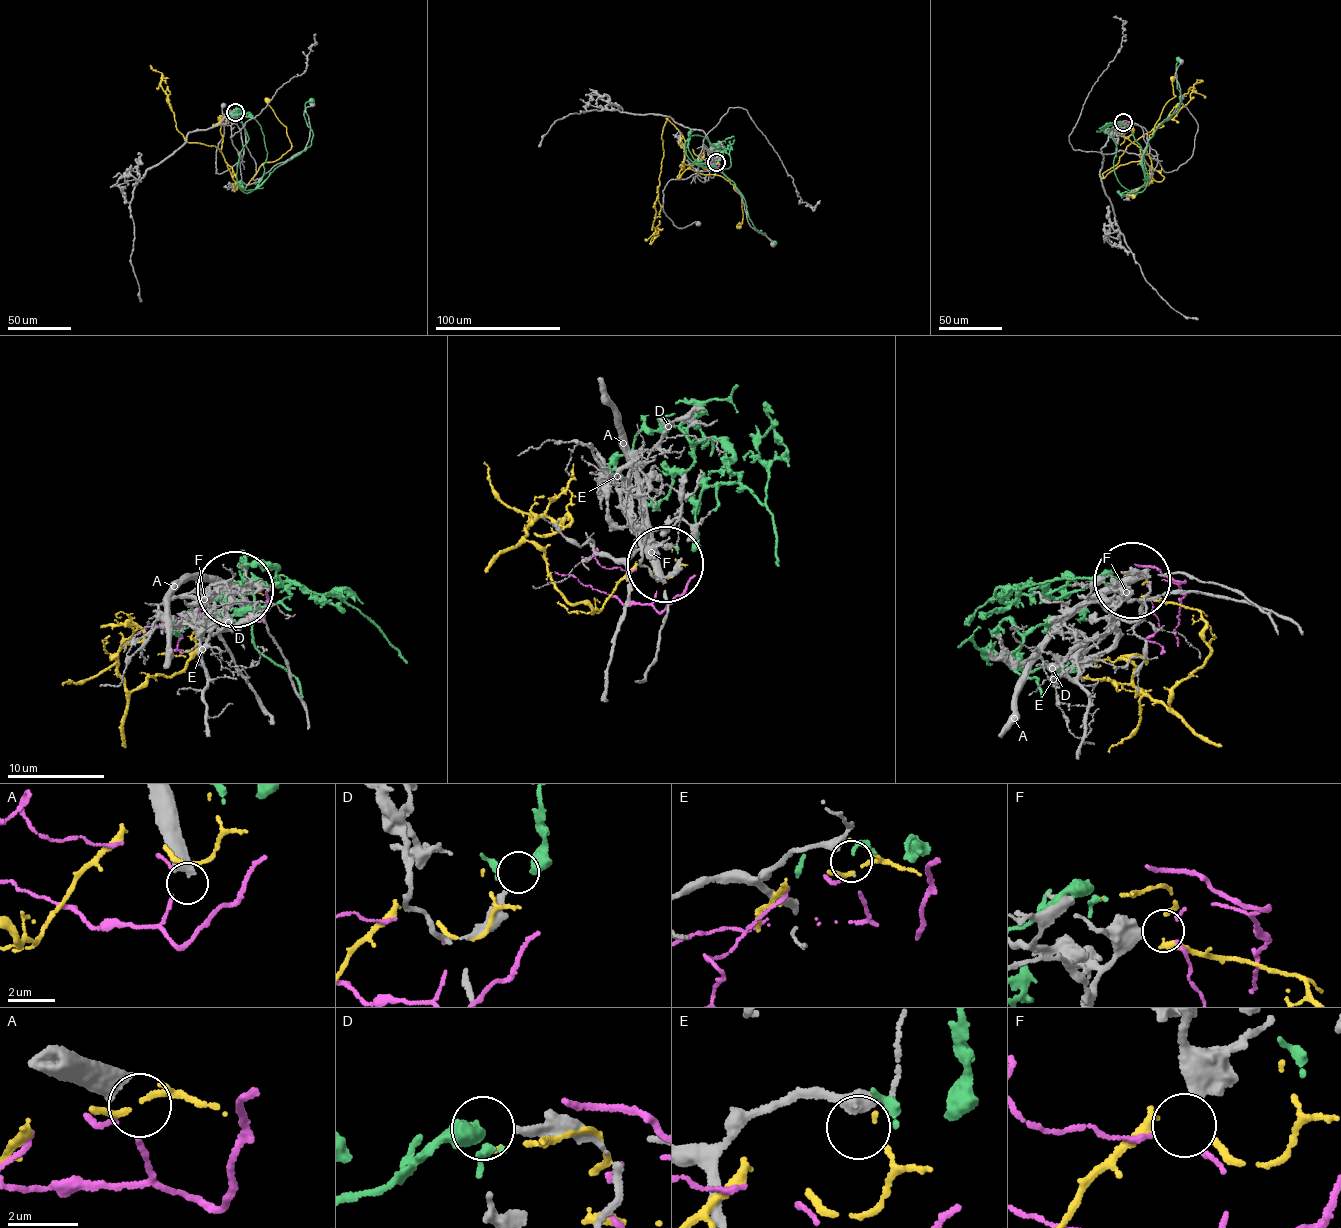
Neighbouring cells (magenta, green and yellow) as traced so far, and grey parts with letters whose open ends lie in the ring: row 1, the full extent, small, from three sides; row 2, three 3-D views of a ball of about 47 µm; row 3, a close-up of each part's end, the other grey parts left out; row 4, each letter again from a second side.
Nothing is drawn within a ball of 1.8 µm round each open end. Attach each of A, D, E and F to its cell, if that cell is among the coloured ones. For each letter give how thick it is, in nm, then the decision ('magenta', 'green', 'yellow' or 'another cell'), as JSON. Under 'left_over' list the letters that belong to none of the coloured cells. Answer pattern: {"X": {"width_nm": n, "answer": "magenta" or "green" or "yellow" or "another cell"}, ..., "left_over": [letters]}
{"A": {"width_nm": 550, "answer": "another cell"}, "D": {"width_nm": 240, "answer": "another cell"}, "E": {"width_nm": 320, "answer": "another cell"}, "F": {"width_nm": 550, "answer": "another cell"}, "left_over": ["A", "D", "E", "F"]}

